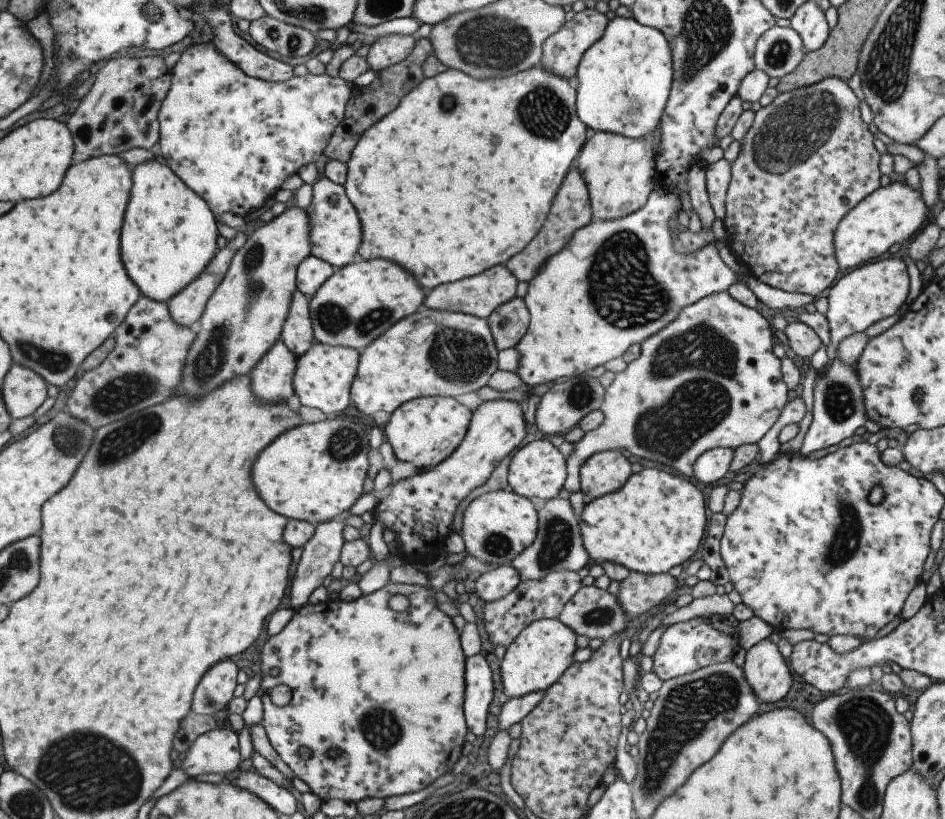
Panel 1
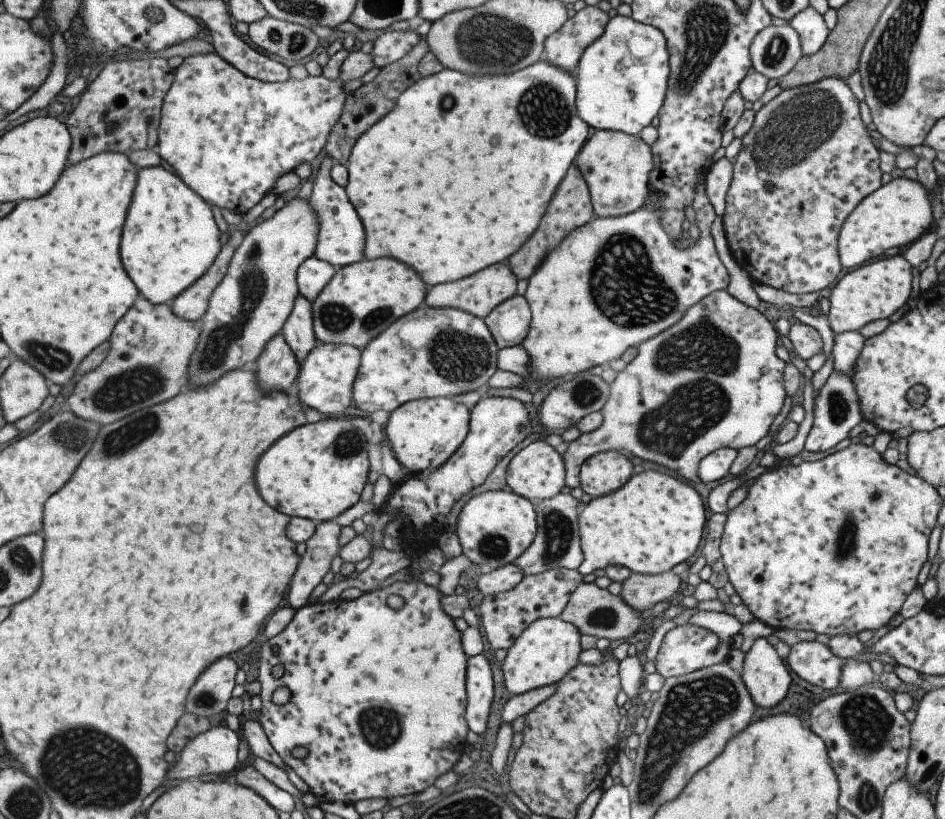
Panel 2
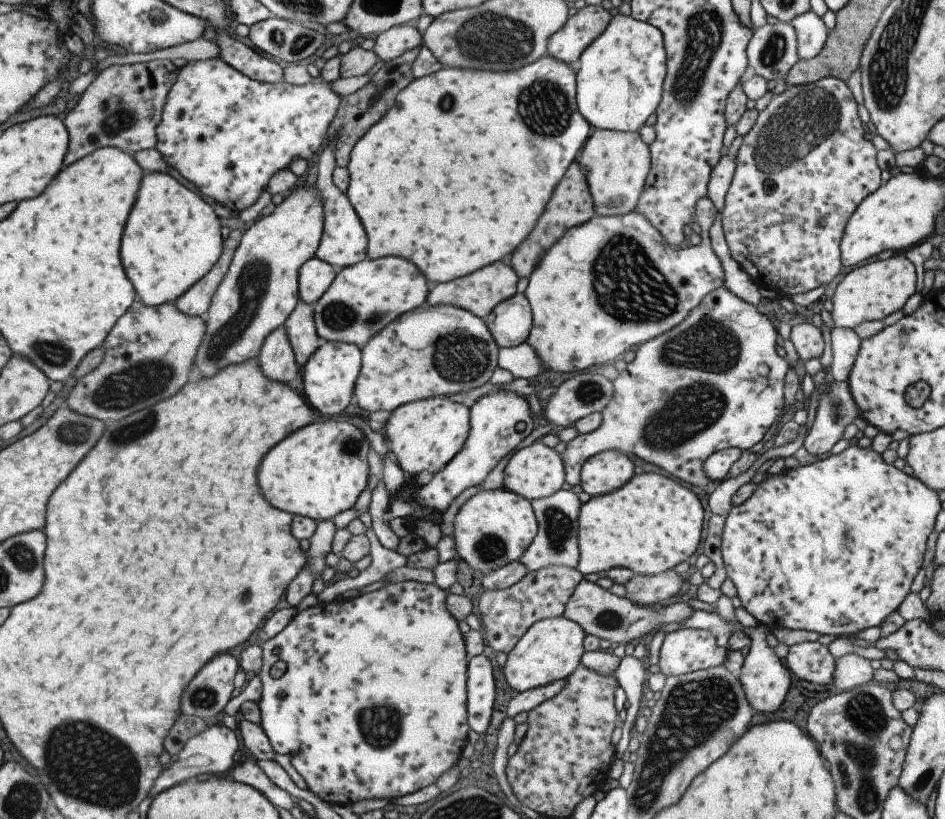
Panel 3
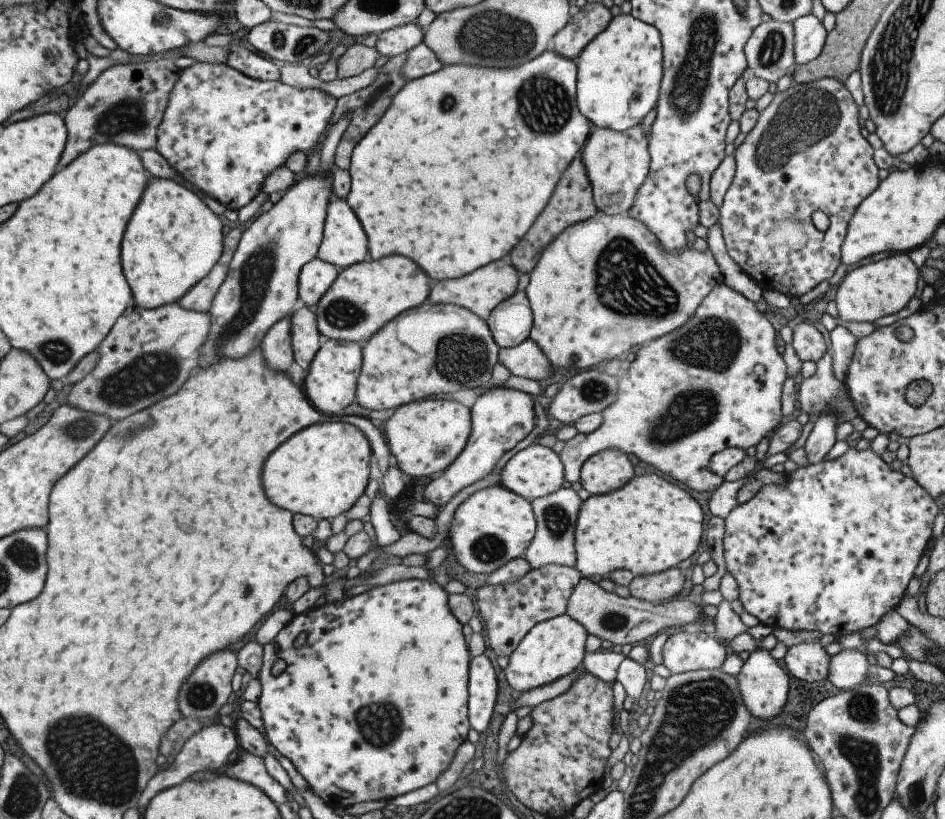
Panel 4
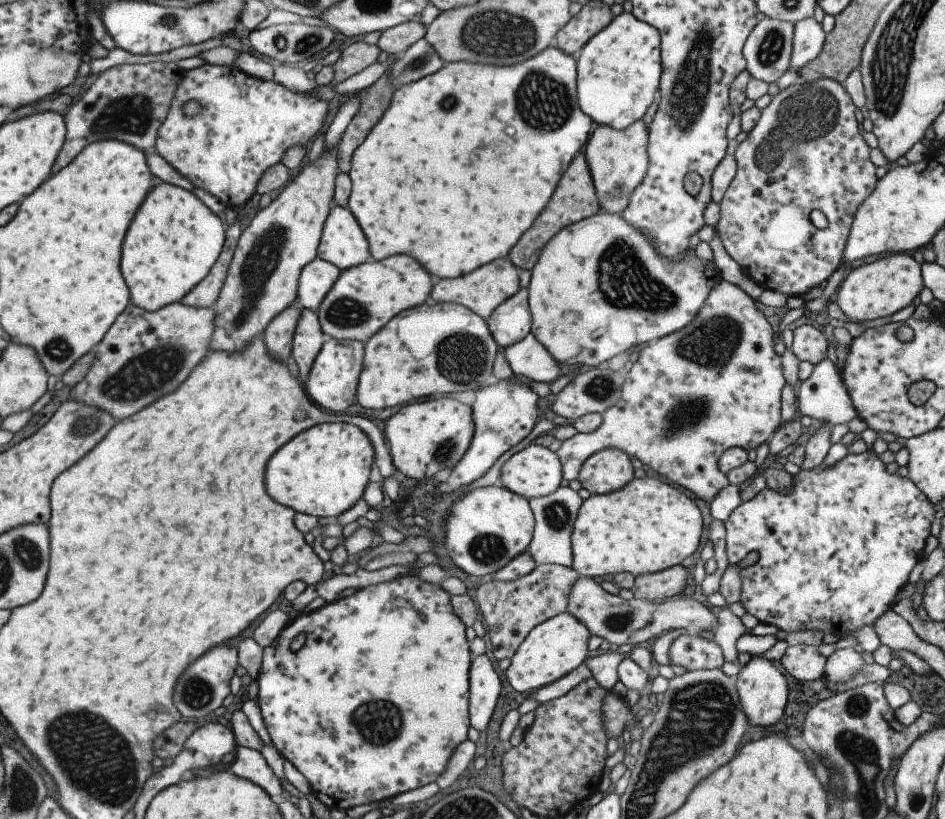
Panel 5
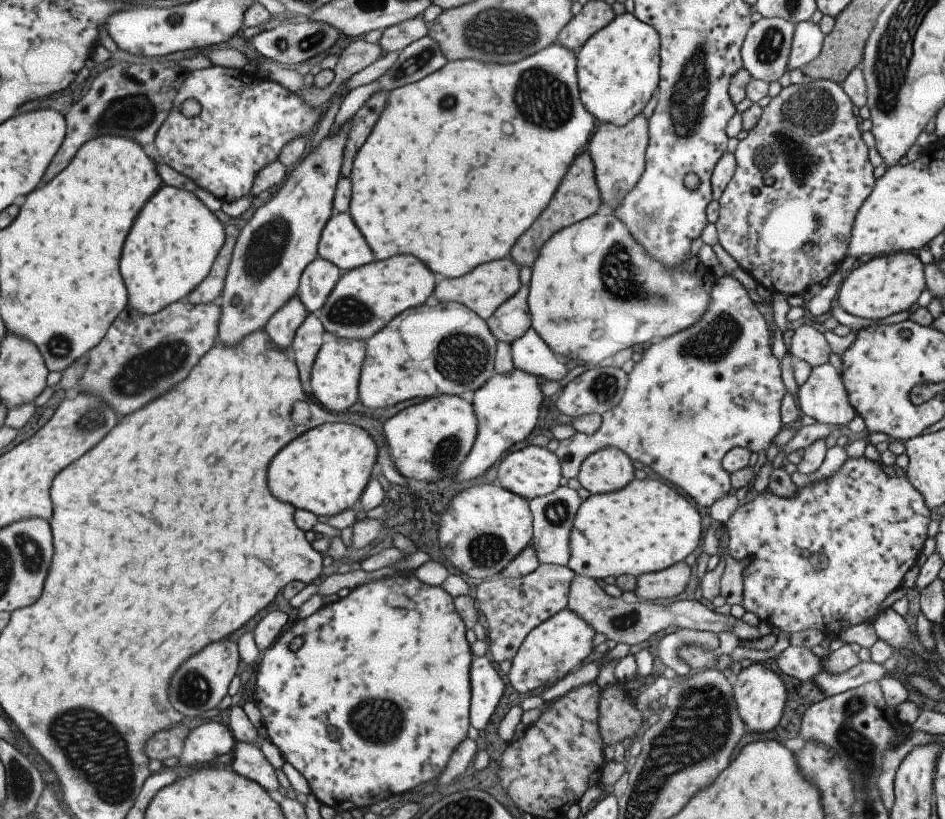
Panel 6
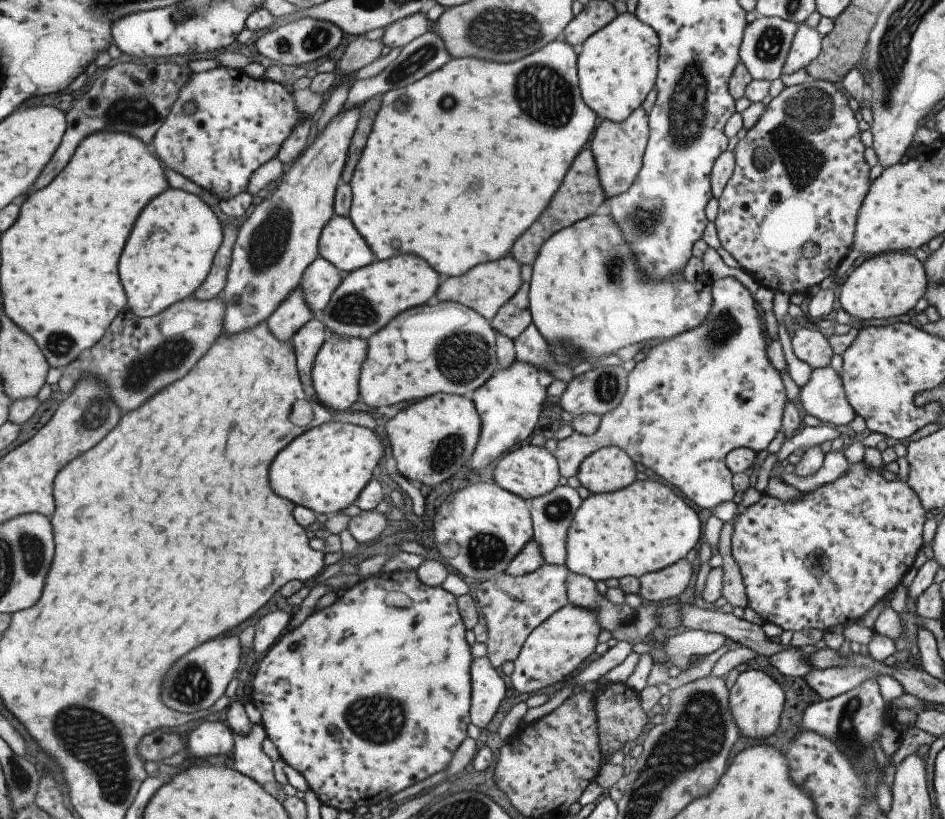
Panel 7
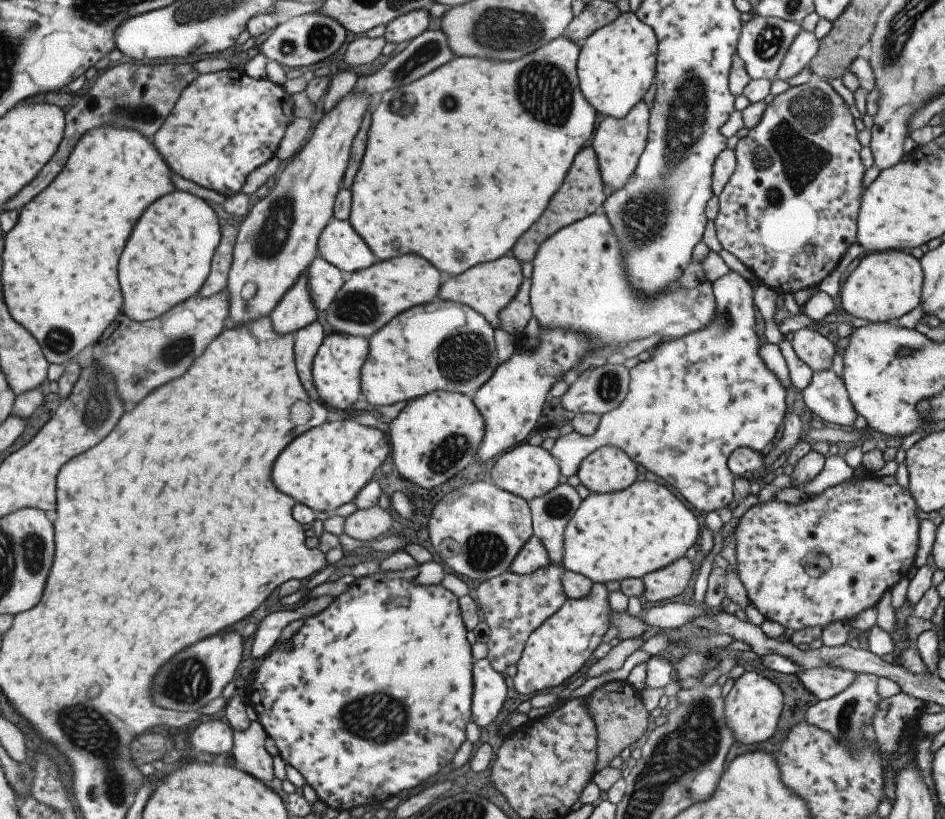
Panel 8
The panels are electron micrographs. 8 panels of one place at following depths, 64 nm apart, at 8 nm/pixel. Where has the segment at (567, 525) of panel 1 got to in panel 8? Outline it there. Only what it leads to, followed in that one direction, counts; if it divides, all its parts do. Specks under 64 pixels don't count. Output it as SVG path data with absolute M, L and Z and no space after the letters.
M565 482L528 501L532 534L542 542L553 564L562 559L563 531L580 502L575 489Z

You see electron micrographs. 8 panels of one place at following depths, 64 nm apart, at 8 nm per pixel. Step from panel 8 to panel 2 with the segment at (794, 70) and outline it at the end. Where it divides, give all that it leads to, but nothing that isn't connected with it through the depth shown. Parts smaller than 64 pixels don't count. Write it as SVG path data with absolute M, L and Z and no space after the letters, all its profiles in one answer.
M810 6L795 14L787 23L798 34L802 56L811 56L821 49L830 31L823 17Z

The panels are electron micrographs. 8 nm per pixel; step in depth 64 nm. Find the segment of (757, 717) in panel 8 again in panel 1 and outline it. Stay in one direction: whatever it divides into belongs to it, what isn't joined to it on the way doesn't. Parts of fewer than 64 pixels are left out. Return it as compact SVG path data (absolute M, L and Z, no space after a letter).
M768 638L746 650L740 669L758 702L777 702L789 692L789 668Z

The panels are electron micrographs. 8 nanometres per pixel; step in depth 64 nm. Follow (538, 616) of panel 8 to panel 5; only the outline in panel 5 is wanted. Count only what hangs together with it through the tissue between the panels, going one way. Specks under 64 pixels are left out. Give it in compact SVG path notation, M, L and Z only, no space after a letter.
M540 564L525 576L512 581L483 582L475 590L477 610L487 626L491 654L496 660L511 658L527 633L540 622L566 610L571 585L579 575L564 564Z

